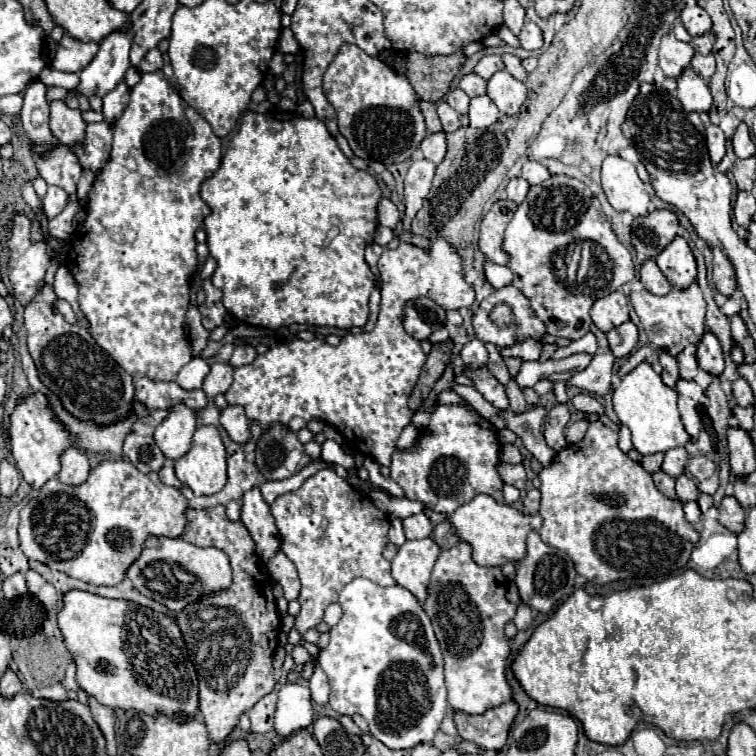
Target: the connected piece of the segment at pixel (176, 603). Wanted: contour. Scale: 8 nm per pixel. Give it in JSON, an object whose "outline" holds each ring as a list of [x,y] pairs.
{"outline":[[[149,536],[143,544],[141,556],[129,566],[127,578],[135,590],[155,602],[167,606],[171,612],[179,612],[191,600],[231,584],[231,566],[227,554],[217,548],[199,548],[181,538]]]}

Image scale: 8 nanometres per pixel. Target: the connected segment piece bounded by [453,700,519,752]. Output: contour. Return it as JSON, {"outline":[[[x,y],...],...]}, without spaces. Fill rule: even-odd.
{"outline":[[[509,700],[501,706],[489,708],[487,712],[475,716],[455,710],[453,720],[463,740],[469,740],[483,750],[499,752],[507,744],[507,734],[517,712],[519,712],[517,702]]]}

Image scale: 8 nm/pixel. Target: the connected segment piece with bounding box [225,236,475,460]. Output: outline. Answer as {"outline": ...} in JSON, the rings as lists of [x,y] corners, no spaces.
{"outline":[[[437,236],[435,240],[431,240],[431,246],[427,250],[407,242],[401,242],[395,250],[387,248],[381,254],[377,266],[383,278],[383,288],[381,288],[379,318],[371,332],[345,334],[337,346],[327,346],[323,344],[323,340],[317,340],[317,338],[313,338],[311,342],[293,340],[293,342],[271,346],[265,354],[259,354],[251,364],[235,368],[233,384],[225,392],[227,402],[243,406],[249,422],[257,422],[263,430],[269,430],[273,424],[283,424],[291,428],[291,432],[297,432],[305,428],[309,420],[319,418],[335,426],[351,448],[367,450],[363,454],[375,460],[377,460],[377,452],[393,452],[401,430],[413,418],[413,412],[409,410],[407,400],[423,366],[421,342],[411,338],[403,328],[401,316],[403,316],[405,302],[415,300],[415,296],[431,296],[431,300],[443,302],[445,310],[461,310],[461,308],[469,308],[475,302],[475,290],[463,278],[461,254],[443,236]]]}

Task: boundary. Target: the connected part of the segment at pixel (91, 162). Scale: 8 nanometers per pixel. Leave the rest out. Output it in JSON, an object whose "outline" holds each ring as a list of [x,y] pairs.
{"outline":[[[99,122],[99,124],[89,124],[85,142],[71,150],[79,156],[79,162],[83,164],[83,168],[91,168],[93,172],[99,172],[103,164],[109,160],[111,144],[113,144],[111,124]]]}

